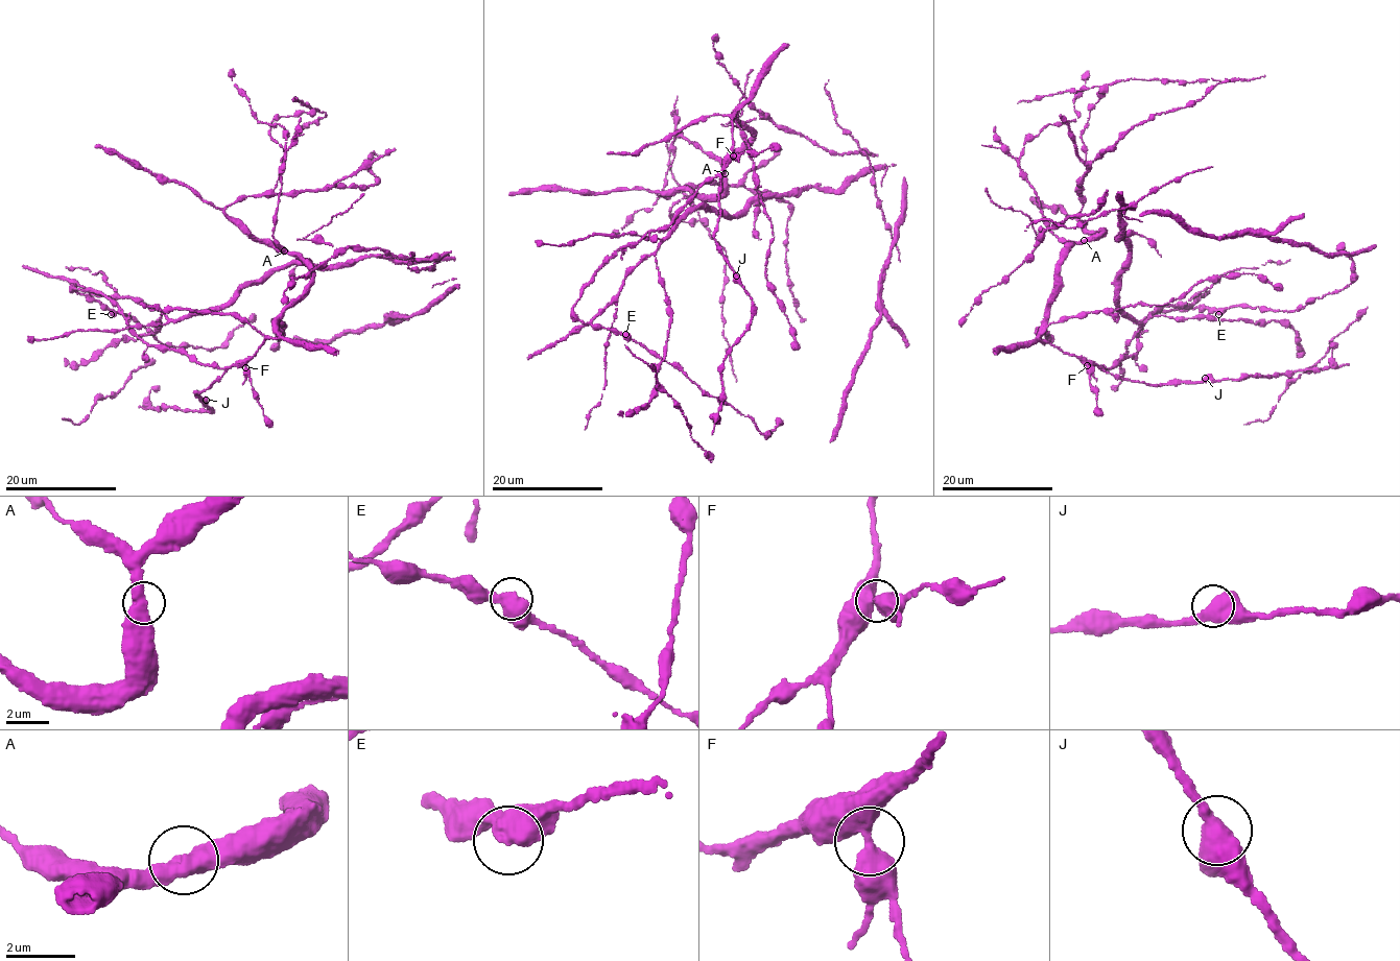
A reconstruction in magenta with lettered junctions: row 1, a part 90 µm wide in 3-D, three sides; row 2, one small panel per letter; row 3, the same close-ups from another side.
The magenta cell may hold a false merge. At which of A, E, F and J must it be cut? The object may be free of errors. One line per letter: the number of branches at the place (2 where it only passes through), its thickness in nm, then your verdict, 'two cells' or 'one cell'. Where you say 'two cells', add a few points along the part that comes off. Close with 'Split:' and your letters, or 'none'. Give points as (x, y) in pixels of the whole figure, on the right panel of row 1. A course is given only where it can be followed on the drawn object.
A: 2 branches meet; 440 nm thick; one cell
E: 2 branches meet; 440 nm thick; one cell
F: 2 branches meet; 440 nm thick; one cell
J: 2 branches meet; 440 nm thick; one cell
Split: none

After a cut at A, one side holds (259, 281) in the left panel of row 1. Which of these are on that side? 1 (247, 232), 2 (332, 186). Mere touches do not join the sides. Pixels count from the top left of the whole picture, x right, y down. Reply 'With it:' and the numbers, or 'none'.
With it: none

